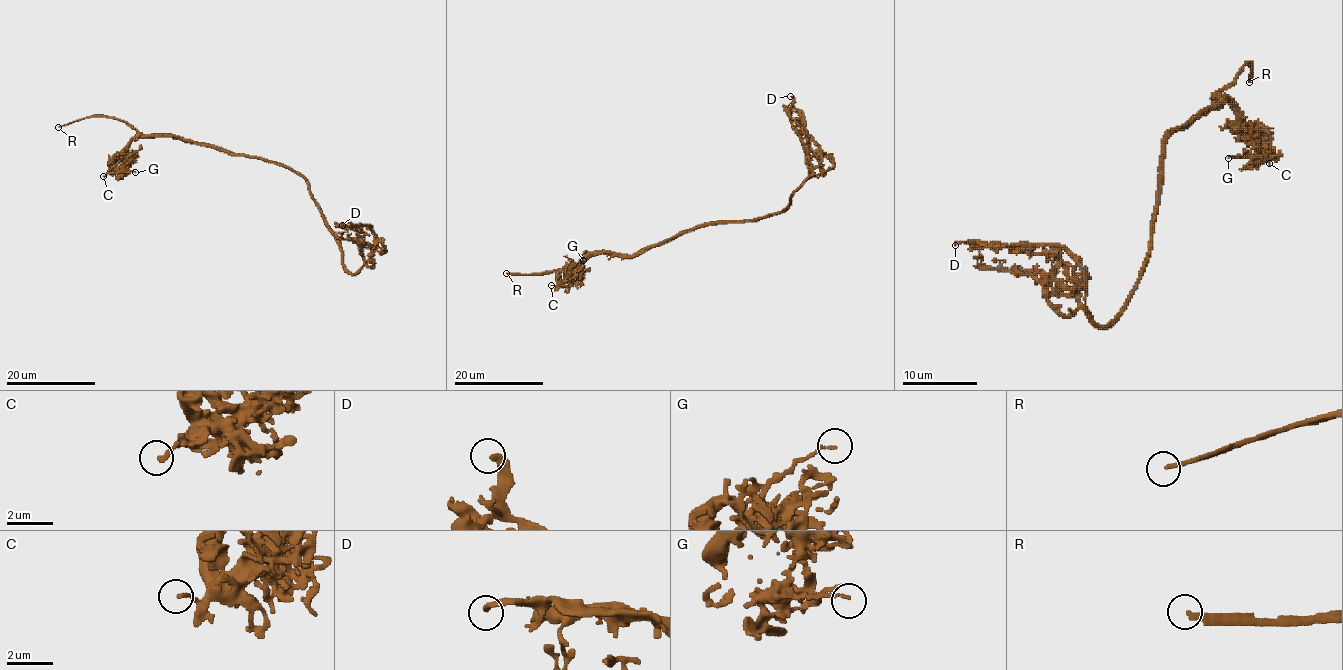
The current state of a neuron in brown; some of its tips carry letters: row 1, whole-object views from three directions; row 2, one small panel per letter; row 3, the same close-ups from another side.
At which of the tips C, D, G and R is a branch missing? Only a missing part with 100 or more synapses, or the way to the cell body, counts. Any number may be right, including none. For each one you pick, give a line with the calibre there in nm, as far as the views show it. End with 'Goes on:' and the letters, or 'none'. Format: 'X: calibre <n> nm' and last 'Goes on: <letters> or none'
R: calibre 220 nm
Goes on: R

